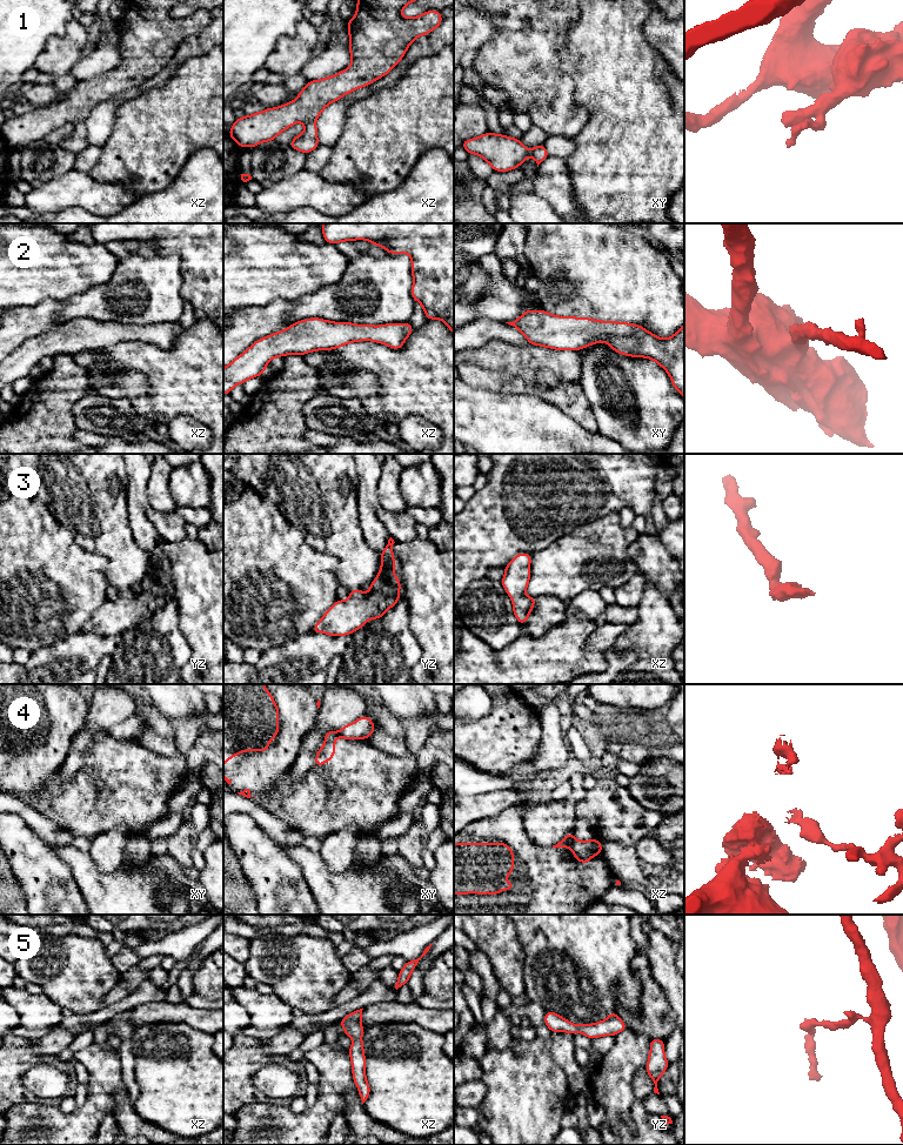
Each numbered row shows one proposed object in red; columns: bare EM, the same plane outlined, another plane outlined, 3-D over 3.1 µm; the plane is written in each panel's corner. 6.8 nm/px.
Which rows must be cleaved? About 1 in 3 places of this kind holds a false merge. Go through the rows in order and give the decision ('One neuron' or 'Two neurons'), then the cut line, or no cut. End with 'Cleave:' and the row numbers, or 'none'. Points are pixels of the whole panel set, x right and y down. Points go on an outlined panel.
1: One neuron. No split
2: One neuron. No split
3: One neuron. No split
4: Two neurons. Split along xz (574, 839), (570, 848)
5: One neuron. No split
Cleave: 4

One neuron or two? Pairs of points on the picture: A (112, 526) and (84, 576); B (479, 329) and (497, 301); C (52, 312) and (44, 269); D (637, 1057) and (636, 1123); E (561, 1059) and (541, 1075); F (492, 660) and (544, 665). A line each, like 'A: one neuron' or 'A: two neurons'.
A: two neurons
B: two neurons
C: two neurons
D: one neuron
E: two neurons
F: one neuron

